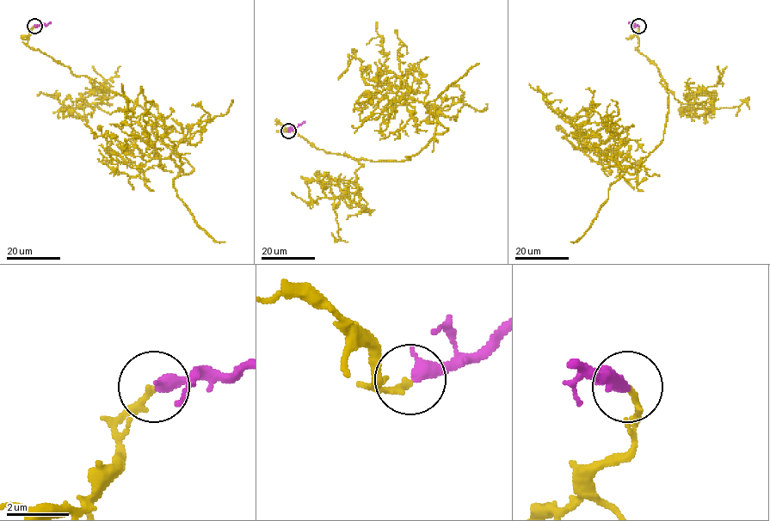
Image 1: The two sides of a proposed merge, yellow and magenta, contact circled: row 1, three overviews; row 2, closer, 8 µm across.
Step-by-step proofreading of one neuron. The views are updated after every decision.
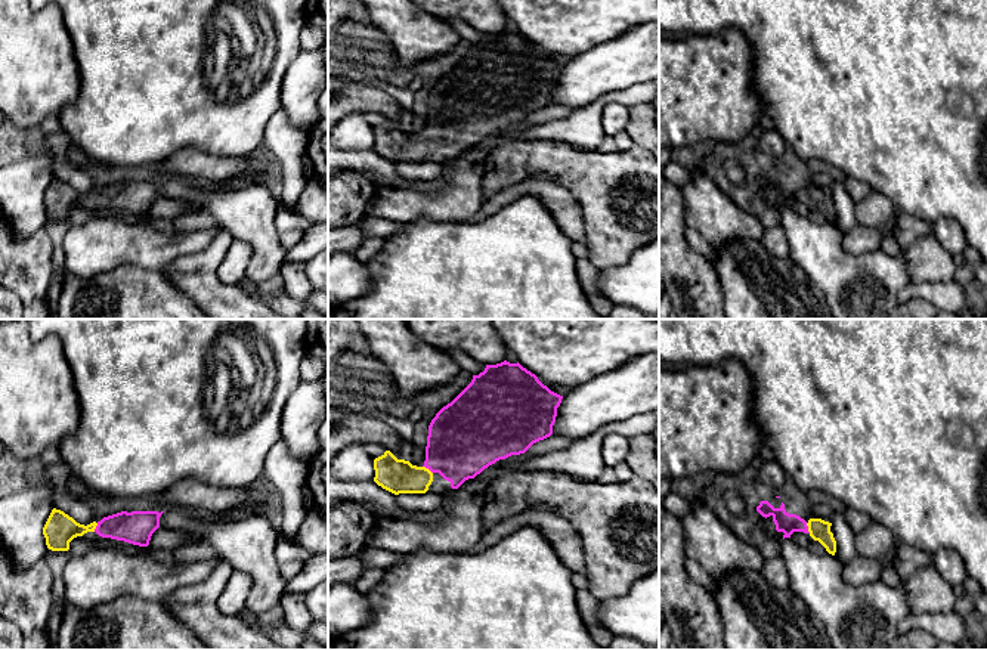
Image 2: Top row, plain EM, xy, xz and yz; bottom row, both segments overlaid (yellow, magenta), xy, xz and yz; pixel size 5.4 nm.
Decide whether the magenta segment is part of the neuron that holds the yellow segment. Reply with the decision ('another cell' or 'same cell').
same cell

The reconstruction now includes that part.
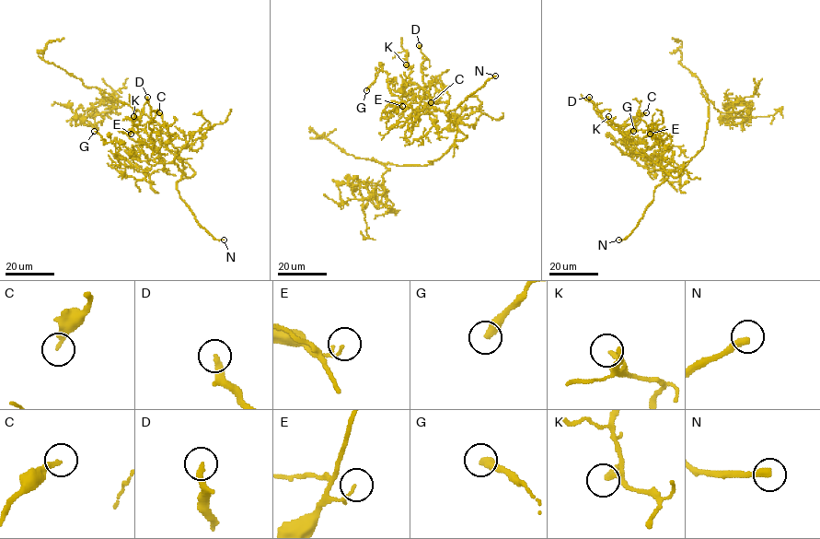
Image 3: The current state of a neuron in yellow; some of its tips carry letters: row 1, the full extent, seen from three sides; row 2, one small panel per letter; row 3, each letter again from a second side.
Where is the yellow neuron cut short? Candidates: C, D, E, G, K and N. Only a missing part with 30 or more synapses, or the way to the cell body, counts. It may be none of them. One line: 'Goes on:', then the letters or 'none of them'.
Goes on: N

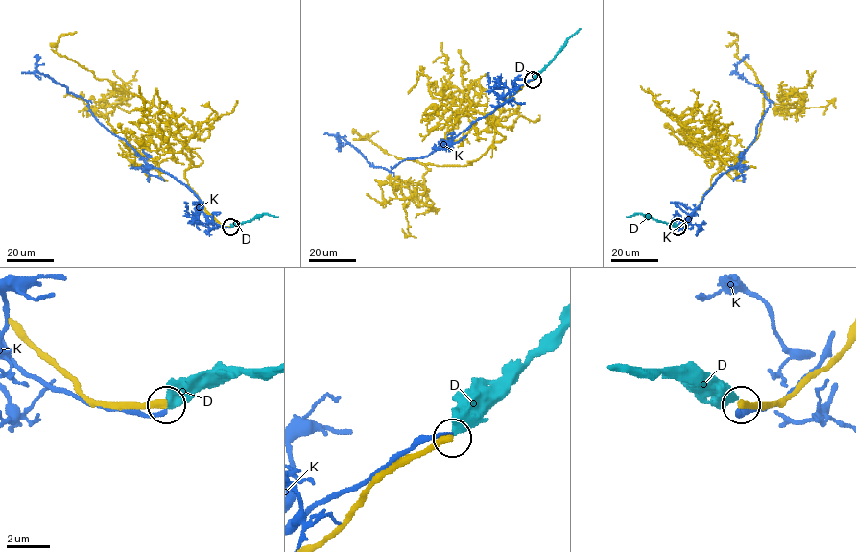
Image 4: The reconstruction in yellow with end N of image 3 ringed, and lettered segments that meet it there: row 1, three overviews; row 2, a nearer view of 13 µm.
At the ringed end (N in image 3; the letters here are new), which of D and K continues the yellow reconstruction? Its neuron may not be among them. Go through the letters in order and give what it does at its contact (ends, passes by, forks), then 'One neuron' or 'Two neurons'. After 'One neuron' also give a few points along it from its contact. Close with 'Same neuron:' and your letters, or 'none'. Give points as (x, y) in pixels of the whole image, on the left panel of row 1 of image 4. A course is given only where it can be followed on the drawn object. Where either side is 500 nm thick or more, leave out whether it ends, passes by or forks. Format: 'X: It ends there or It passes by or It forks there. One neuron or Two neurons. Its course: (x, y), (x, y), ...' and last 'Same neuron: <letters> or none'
D: Two neurons
K: It ends there. Two neurons
Same neuron: none

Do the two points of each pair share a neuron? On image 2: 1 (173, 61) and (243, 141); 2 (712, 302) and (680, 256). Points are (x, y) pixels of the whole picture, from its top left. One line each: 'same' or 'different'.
1: same
2: same

